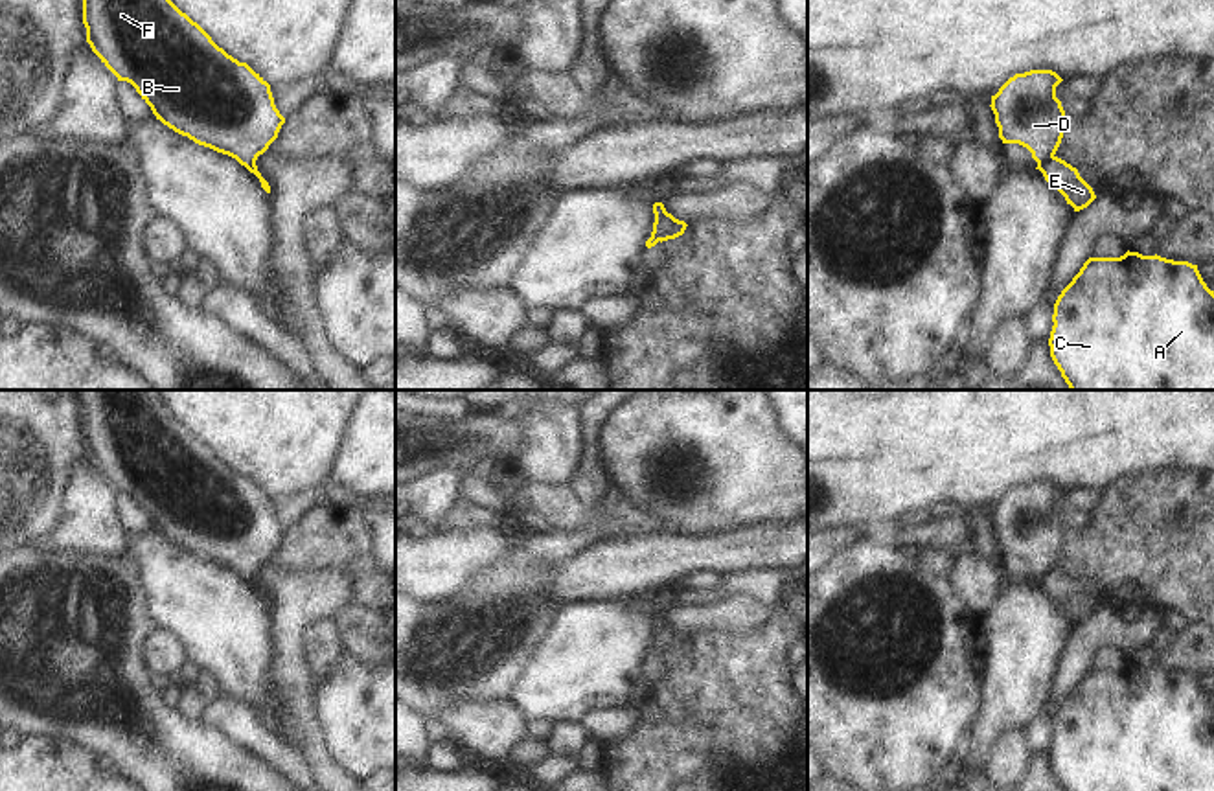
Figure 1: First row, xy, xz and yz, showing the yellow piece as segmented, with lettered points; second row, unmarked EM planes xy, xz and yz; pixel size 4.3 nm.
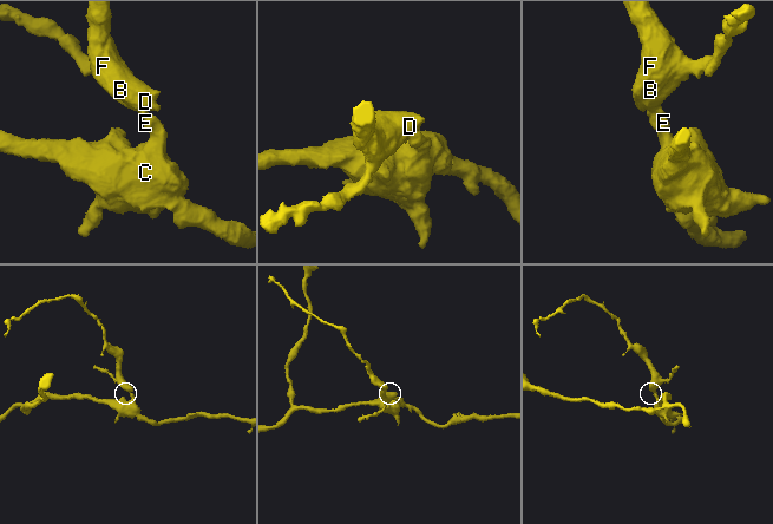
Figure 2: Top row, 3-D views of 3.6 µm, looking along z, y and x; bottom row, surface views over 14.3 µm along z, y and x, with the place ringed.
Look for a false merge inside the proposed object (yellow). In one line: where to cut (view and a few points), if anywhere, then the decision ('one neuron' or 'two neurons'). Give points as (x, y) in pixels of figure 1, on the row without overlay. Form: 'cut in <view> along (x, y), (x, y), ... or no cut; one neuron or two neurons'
cut in yz along (1053, 567), (1038, 580); two neurons

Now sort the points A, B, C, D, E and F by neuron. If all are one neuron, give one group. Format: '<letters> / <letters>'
A C E / B D F

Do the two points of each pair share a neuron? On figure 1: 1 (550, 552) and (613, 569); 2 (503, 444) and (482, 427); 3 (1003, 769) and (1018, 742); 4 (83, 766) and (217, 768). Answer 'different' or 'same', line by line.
1: different
2: same
3: same
4: different

